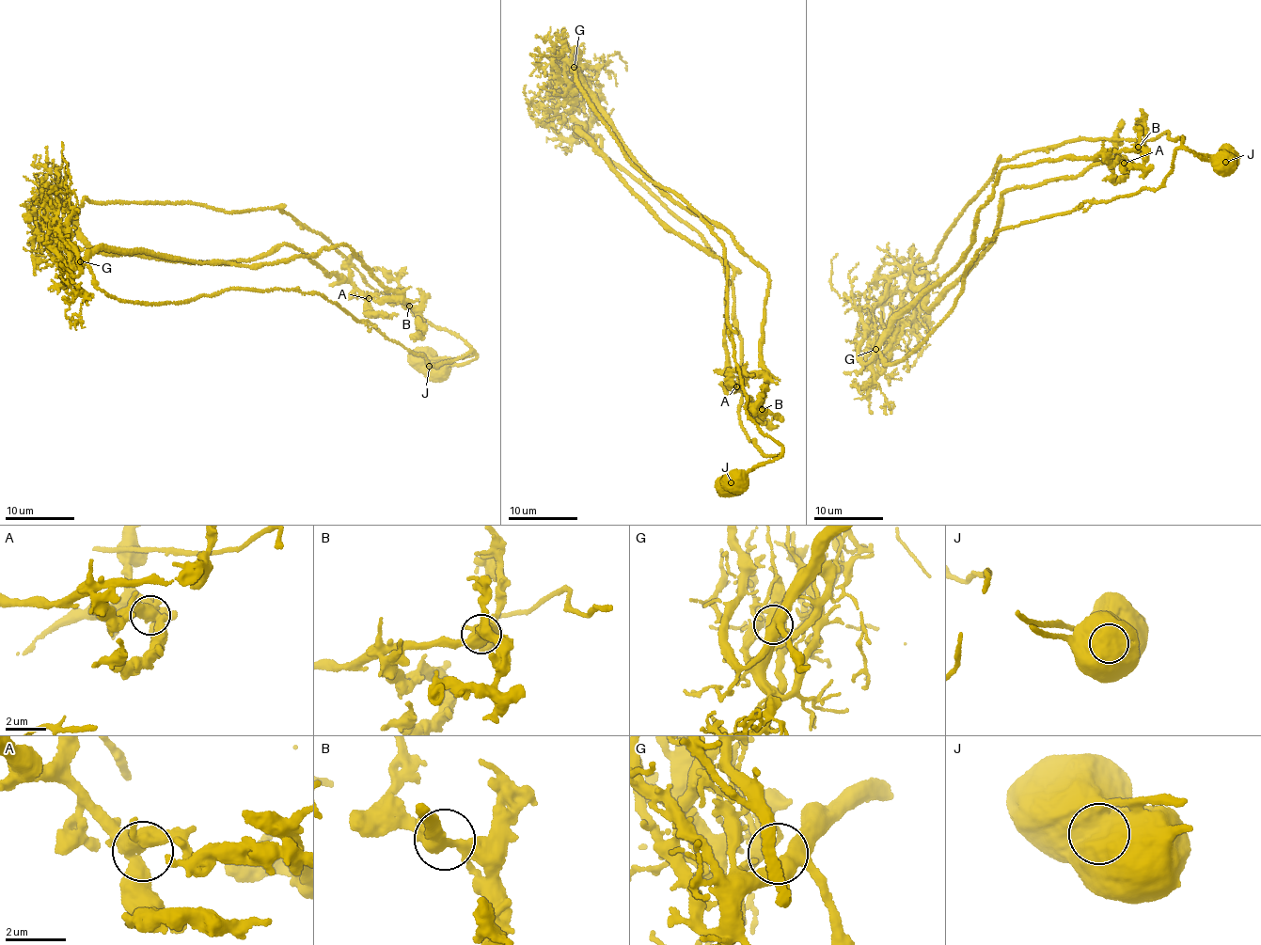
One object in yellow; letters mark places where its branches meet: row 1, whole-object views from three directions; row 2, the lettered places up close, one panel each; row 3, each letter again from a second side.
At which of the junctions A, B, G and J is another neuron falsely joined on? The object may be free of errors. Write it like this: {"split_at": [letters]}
{"split_at": ["J"]}

